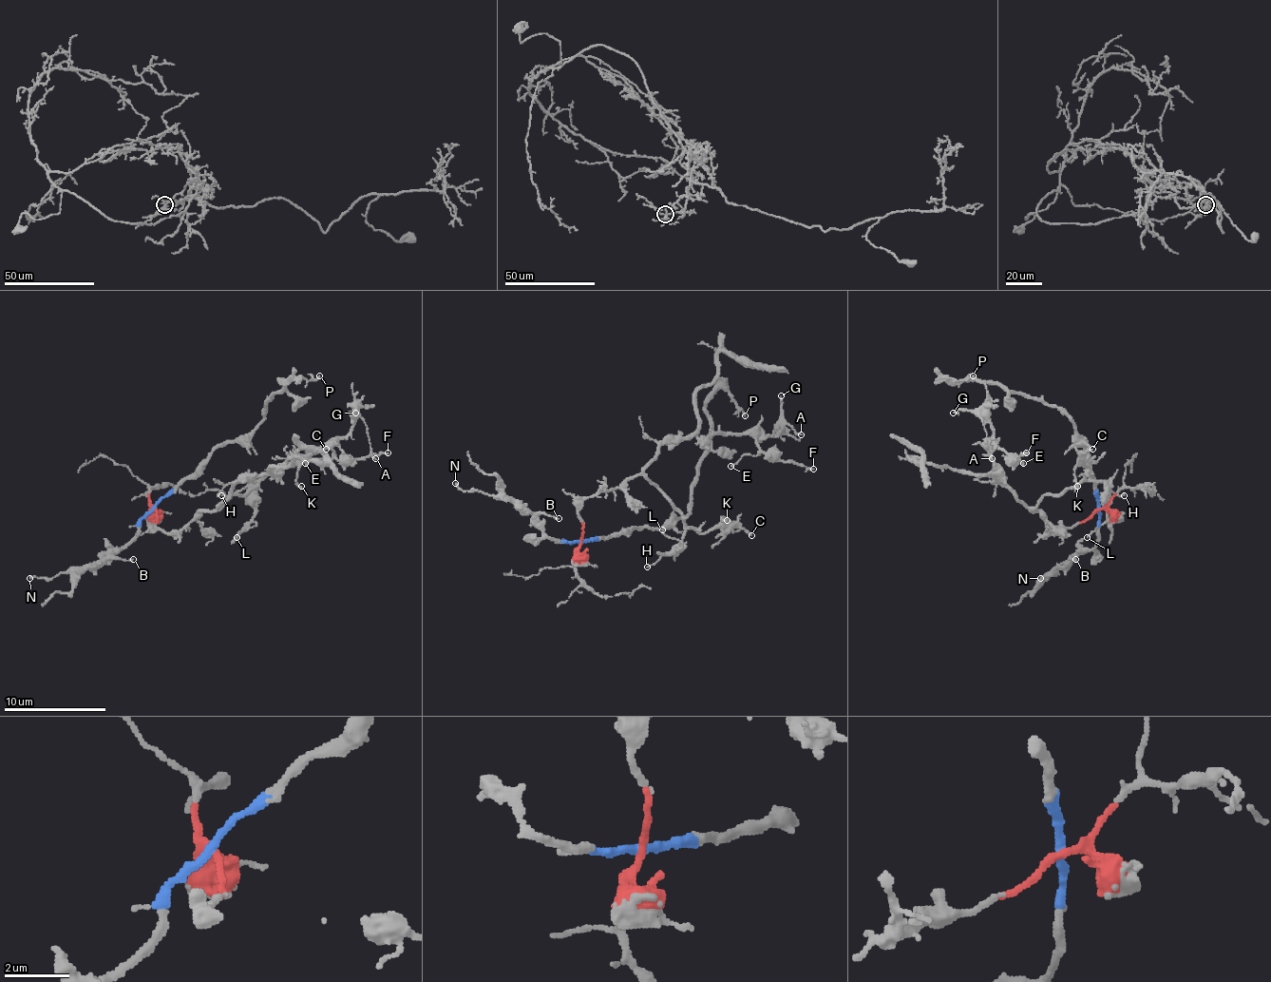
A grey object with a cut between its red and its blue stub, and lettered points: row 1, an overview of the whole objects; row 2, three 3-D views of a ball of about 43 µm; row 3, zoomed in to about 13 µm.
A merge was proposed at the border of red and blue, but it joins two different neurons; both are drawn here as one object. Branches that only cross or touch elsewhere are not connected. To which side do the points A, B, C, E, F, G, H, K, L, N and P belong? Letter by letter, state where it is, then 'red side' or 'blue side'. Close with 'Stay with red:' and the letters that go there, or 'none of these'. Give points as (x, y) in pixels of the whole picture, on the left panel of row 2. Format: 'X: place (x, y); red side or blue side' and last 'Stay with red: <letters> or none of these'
A: place (375, 458); red side
B: place (133, 559); blue side
C: place (326, 449); red side
E: place (305, 463); red side
F: place (388, 452); red side
G: place (355, 413); red side
H: place (221, 495); red side
K: place (301, 486); red side
L: place (237, 537); red side
N: place (29, 578); blue side
P: place (319, 375); blue side
Stay with red: A, C, E, F, G, H, K, L

